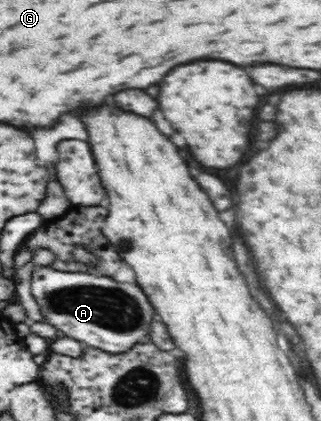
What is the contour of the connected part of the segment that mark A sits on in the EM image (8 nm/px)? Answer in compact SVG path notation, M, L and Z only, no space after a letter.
M48 266L35 267L31 280L42 321L84 345L120 354L147 337L154 309L136 283L120 282L110 275L95 276L82 272L56 271Z

